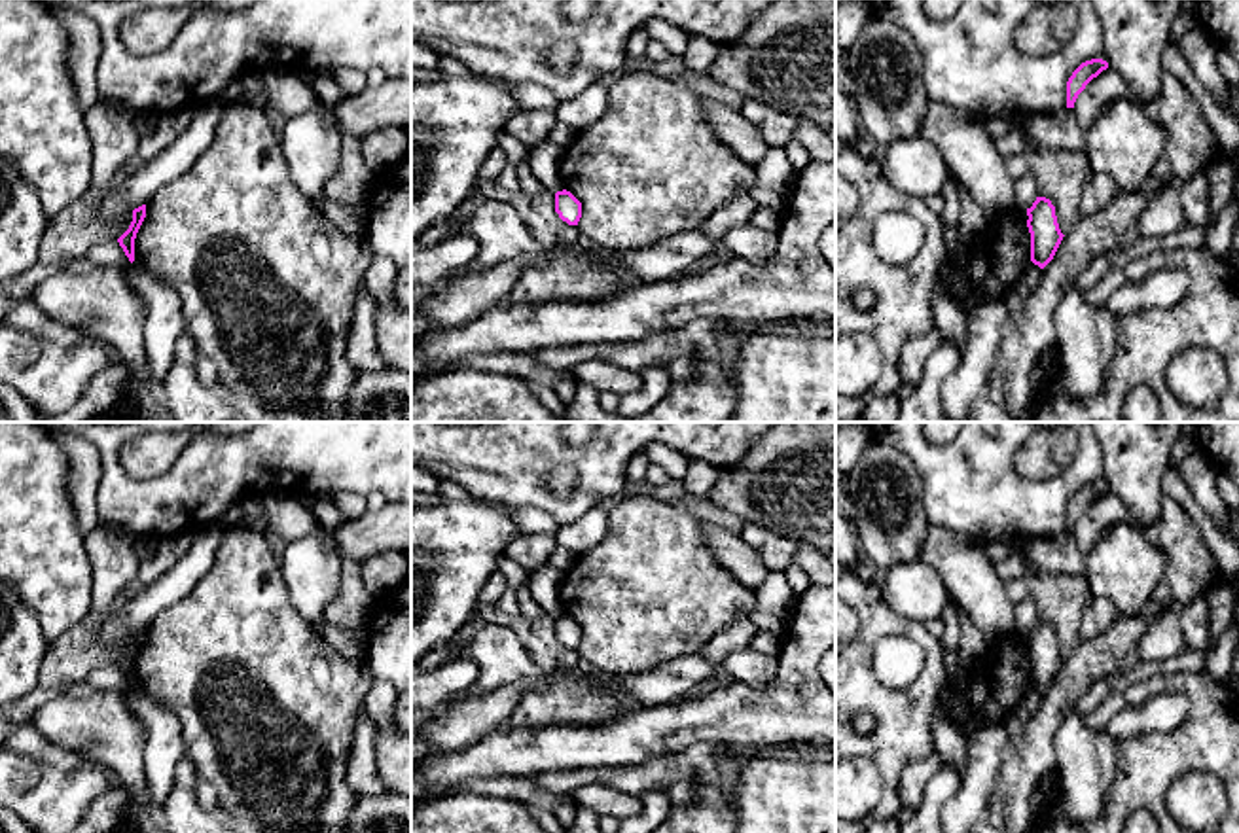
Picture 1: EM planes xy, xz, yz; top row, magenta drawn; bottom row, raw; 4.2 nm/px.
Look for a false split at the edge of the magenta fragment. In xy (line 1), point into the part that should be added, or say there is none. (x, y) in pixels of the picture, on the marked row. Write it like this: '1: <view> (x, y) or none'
1: none

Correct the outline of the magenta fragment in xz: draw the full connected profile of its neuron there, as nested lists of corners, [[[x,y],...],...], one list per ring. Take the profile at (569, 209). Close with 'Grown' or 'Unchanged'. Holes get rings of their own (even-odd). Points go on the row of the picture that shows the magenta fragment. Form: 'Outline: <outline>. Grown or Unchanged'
Outline: [[[566,189],[555,193],[555,212],[568,225],[578,225],[582,218],[582,203]]]. Unchanged

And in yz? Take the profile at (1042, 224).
Outline: [[[1036,197],[1027,208],[1027,227],[1031,233],[1031,261],[1044,269],[1055,256],[1063,233],[1057,223],[1055,206],[1046,197]]]. Unchanged

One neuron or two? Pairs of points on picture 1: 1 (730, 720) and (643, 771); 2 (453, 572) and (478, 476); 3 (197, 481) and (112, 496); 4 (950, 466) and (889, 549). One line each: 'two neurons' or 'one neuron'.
1: two neurons
2: two neurons
3: one neuron
4: two neurons

